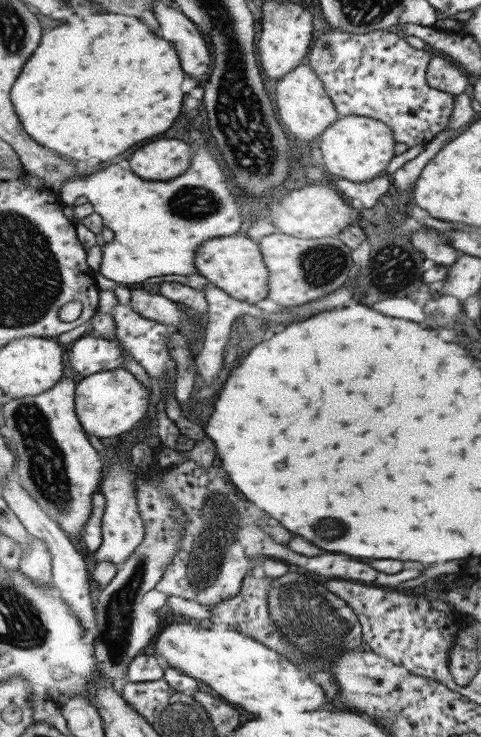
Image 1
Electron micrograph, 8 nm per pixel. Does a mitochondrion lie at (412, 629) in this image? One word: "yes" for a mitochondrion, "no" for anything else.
no

